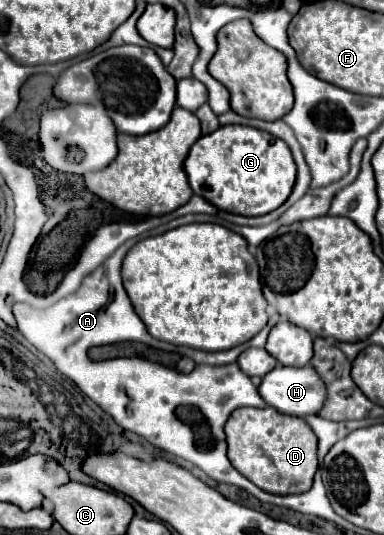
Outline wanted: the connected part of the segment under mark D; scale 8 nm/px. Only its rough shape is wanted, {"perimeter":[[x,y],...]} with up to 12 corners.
{"perimeter":[[241,407],[229,461],[267,493],[309,491],[317,437],[301,417]]}

